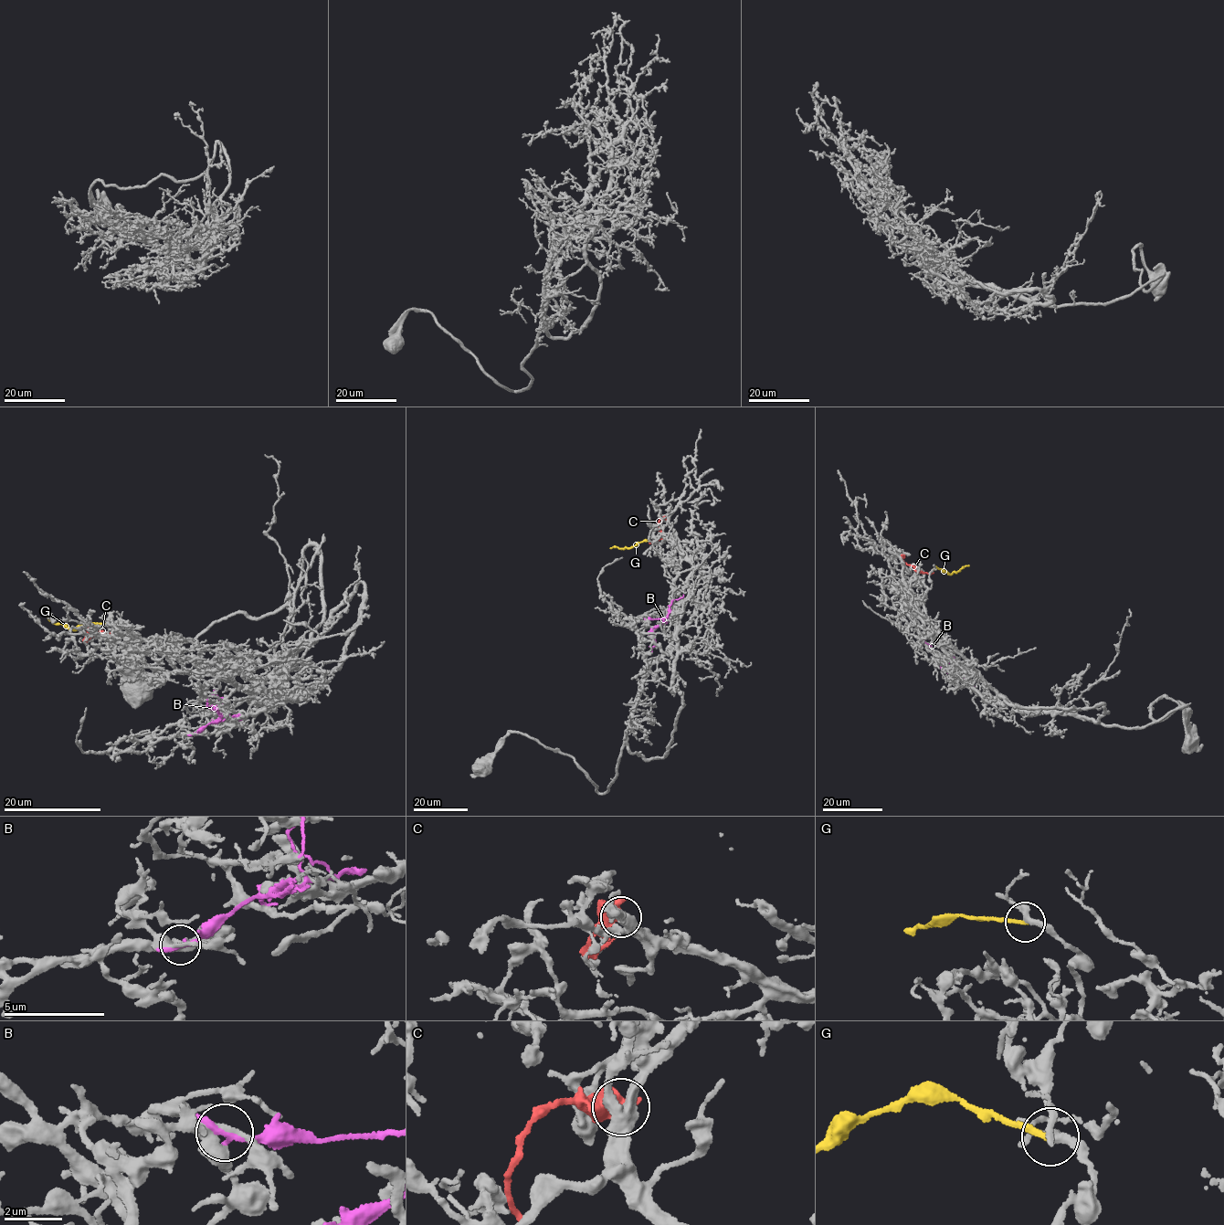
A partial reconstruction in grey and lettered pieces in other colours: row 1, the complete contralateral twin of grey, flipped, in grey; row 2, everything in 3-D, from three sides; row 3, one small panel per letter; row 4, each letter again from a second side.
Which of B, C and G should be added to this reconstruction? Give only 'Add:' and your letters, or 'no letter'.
Add: no letter

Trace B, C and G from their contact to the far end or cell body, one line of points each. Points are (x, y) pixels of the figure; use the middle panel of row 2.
B: (644, 618), (663, 620), (652, 629), (655, 644), (651, 652)
C: (668, 518), (661, 518), (658, 524), (664, 537), (648, 543)
G: (656, 544), (643, 541), (627, 548), (610, 548)

